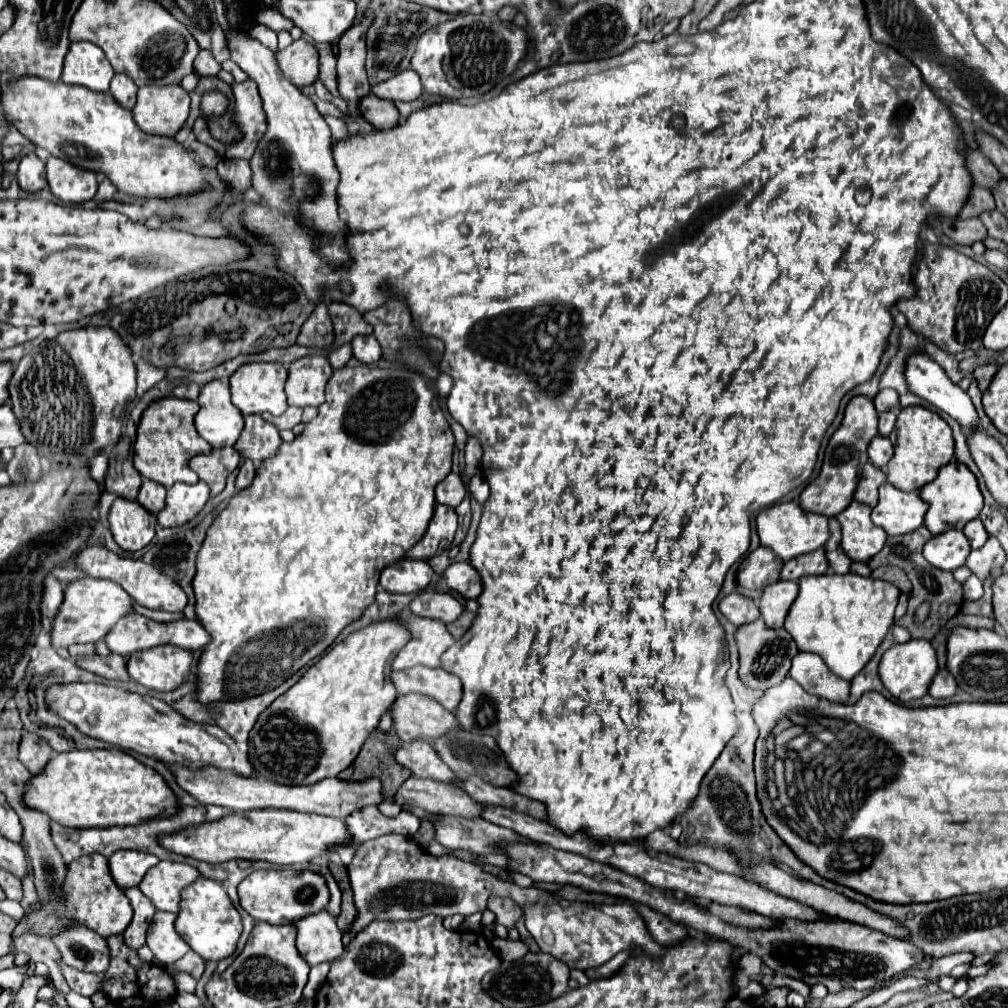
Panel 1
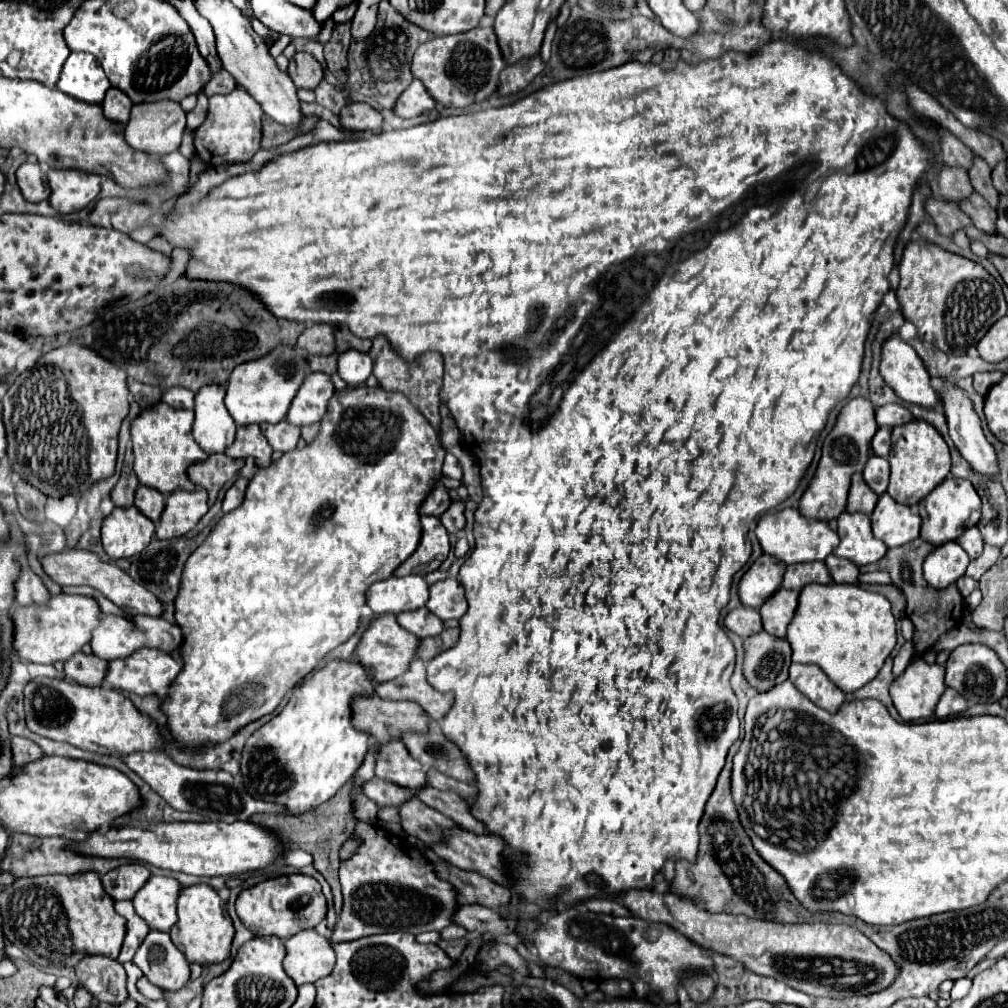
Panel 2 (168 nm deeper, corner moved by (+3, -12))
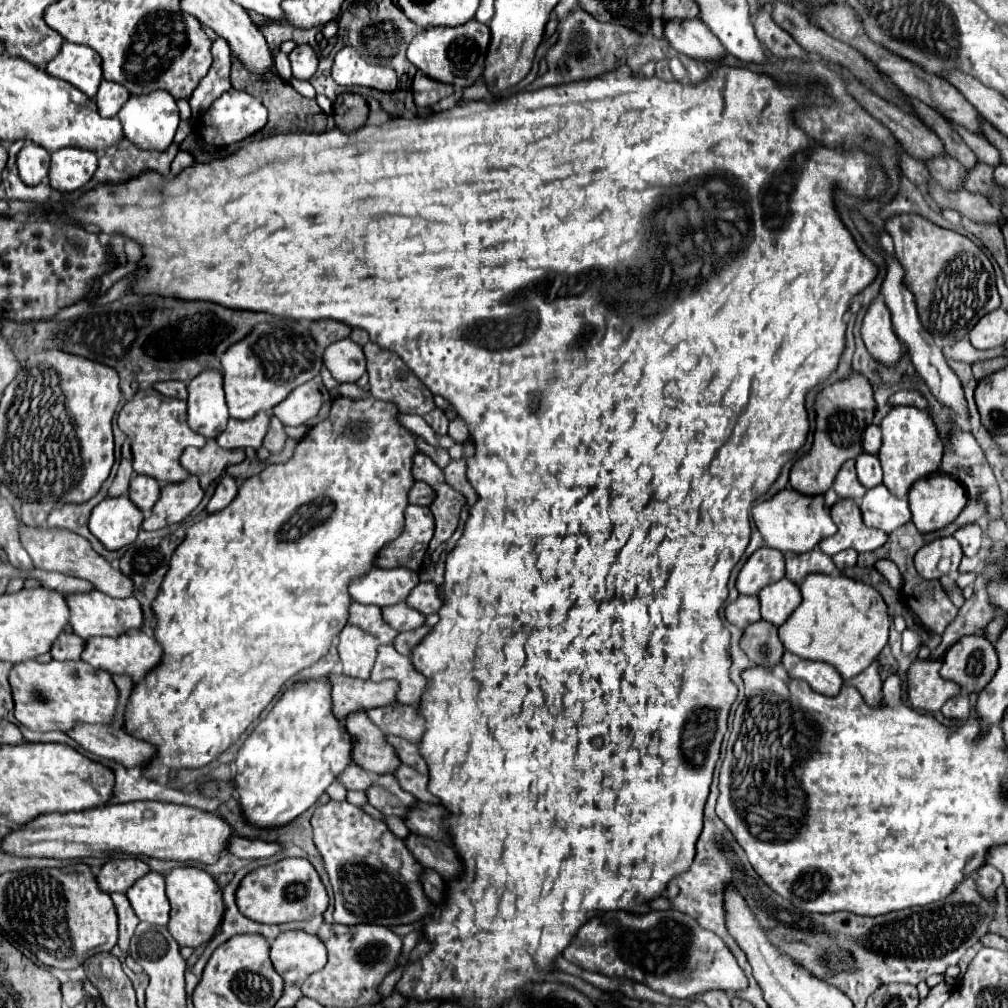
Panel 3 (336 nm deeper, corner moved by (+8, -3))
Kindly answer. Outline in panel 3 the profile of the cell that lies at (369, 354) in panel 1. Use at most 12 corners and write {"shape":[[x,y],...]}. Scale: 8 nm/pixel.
{"shape":[[350,339],[324,349],[324,365],[338,383],[356,383],[366,357]]}

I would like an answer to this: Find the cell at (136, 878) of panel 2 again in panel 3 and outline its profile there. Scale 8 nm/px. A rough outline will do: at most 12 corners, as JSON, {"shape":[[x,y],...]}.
{"shape":[[134,857],[112,859],[96,881],[126,893],[150,867]]}

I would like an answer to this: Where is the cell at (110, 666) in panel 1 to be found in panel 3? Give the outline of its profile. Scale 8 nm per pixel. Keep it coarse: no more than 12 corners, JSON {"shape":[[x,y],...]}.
{"shape":[[60,633],[50,653],[56,661],[78,661],[82,637]]}

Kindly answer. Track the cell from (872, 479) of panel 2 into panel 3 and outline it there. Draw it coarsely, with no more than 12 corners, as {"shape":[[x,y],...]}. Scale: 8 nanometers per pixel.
{"shape":[[876,455],[856,457],[858,481],[866,489],[882,483]]}

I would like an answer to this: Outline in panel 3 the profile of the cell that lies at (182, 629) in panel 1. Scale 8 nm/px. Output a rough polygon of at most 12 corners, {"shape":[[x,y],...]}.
{"shape":[[66,595],[72,631],[118,637],[142,625],[134,597]]}

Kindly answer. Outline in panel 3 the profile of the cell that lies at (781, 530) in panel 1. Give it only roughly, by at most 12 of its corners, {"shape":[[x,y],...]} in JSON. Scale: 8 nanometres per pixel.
{"shape":[[790,487],[752,509],[766,545],[806,553],[836,525]]}

